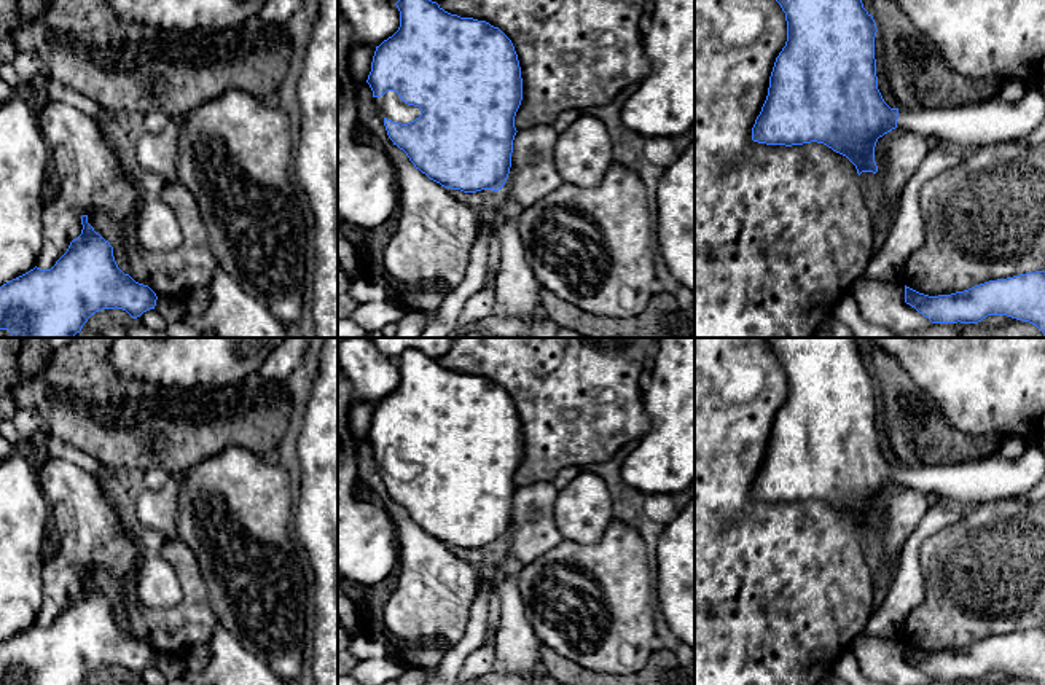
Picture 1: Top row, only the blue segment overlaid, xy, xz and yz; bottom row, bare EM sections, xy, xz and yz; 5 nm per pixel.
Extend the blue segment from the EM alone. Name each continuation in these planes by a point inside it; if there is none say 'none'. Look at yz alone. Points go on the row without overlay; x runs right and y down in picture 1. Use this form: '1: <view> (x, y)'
1: yz (986, 478)

